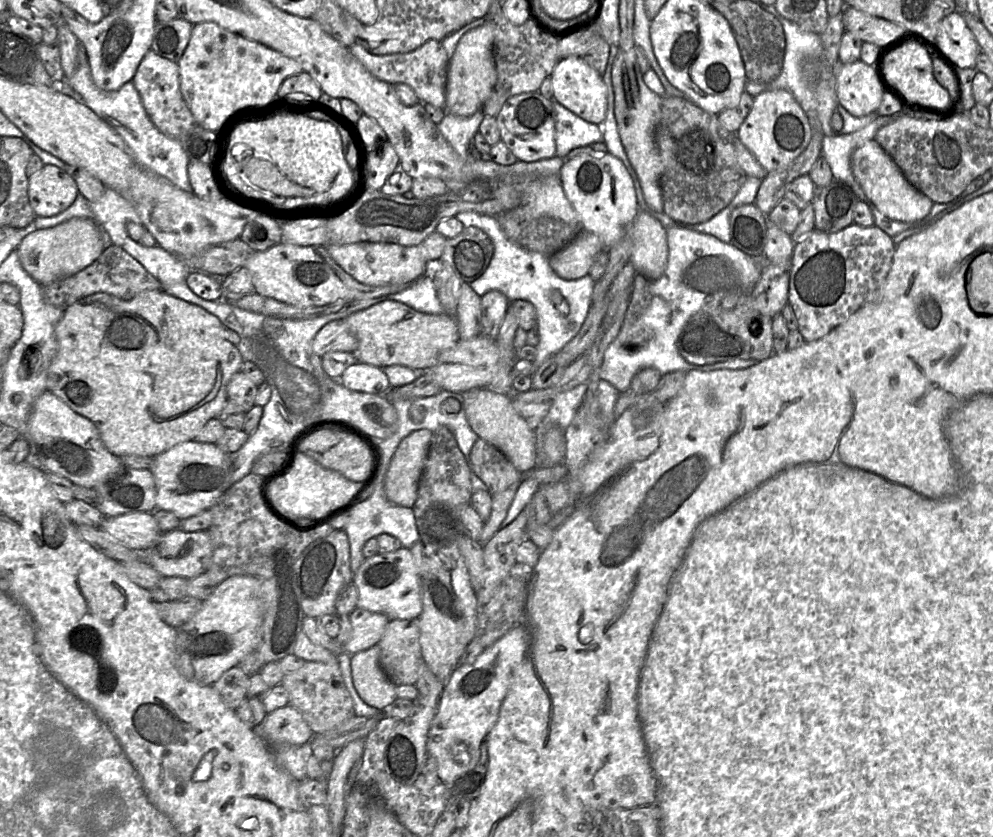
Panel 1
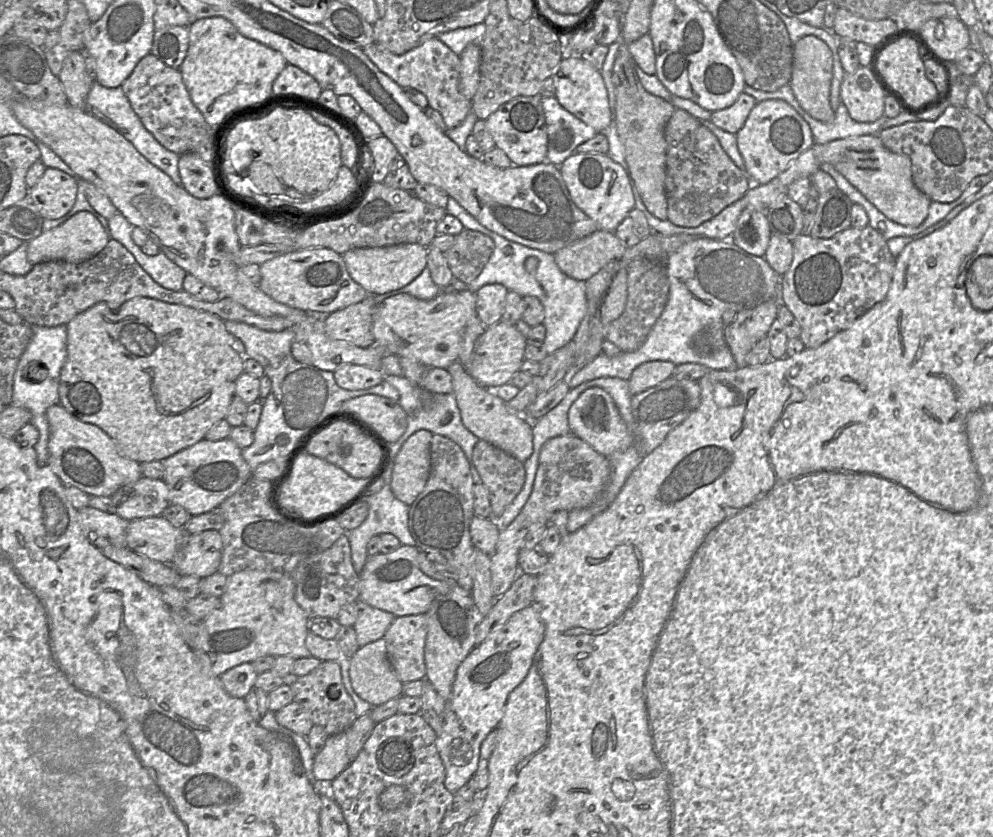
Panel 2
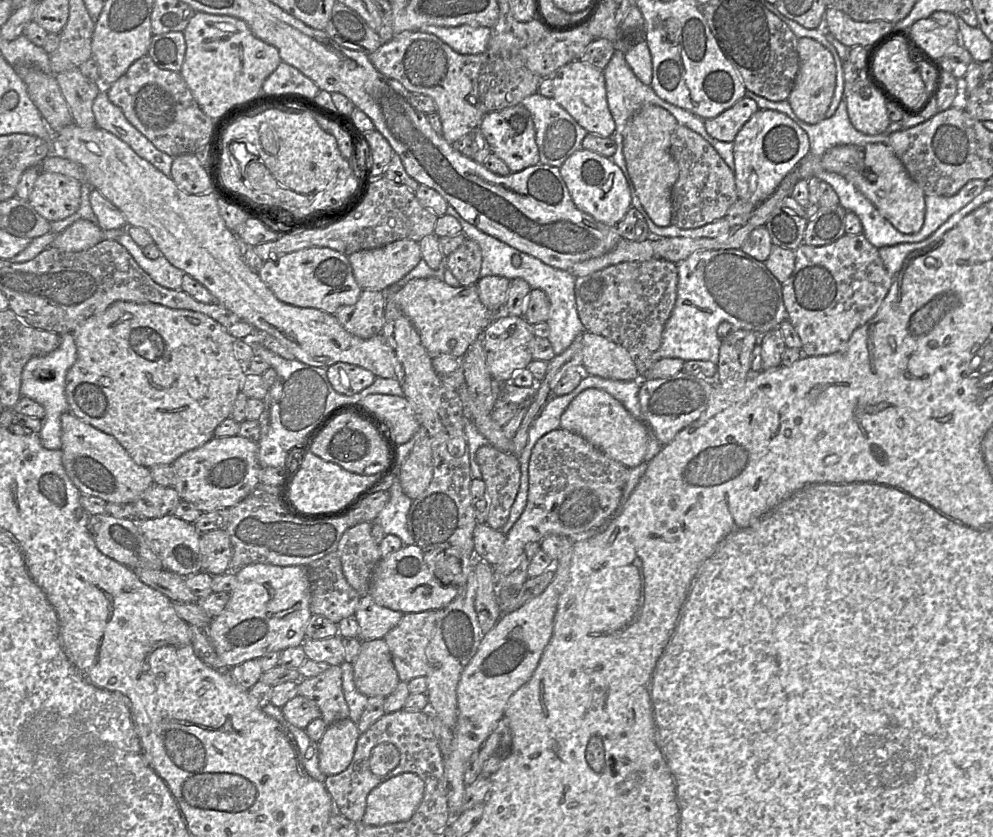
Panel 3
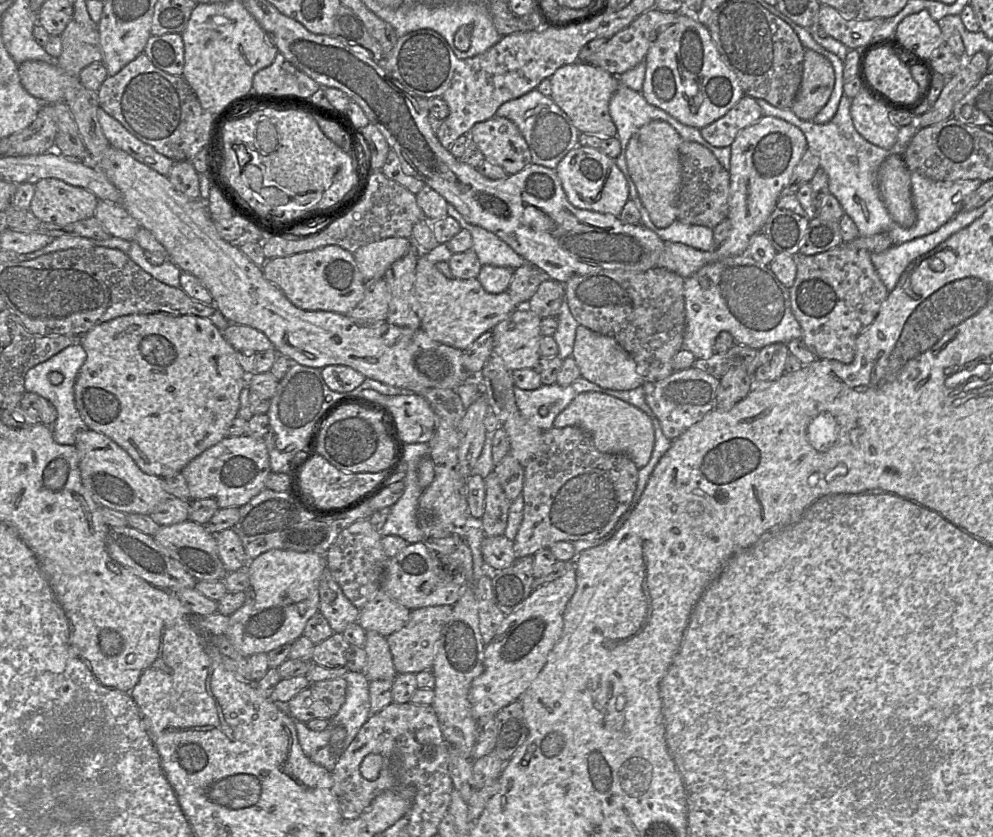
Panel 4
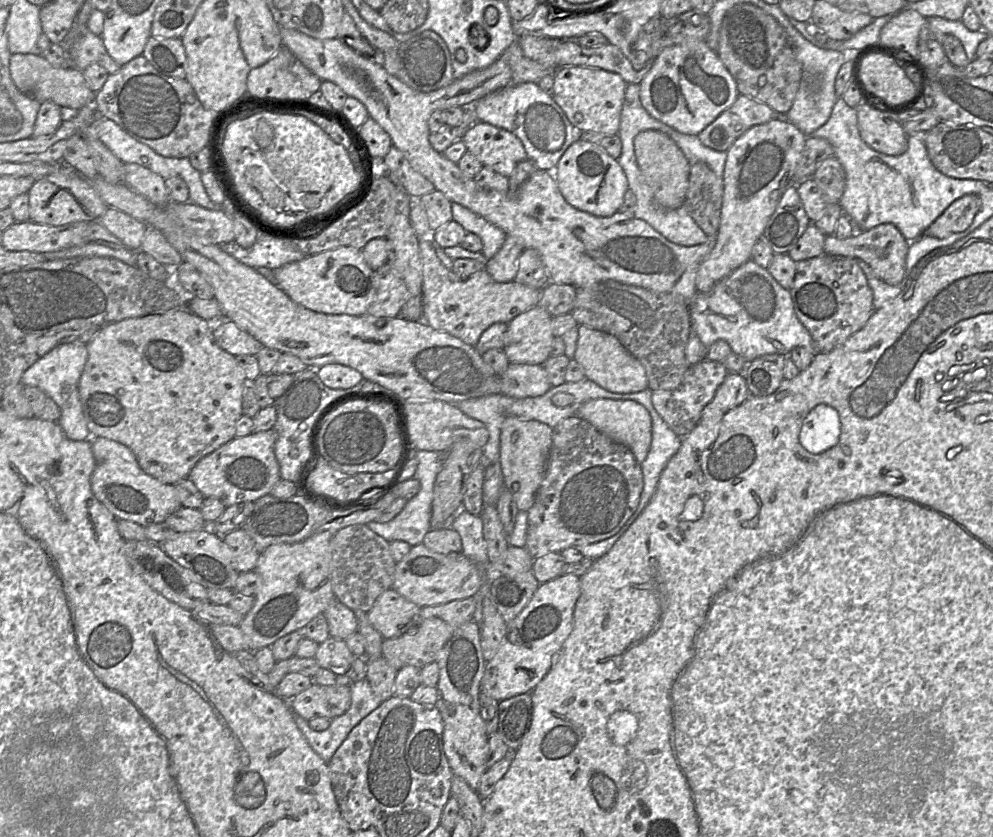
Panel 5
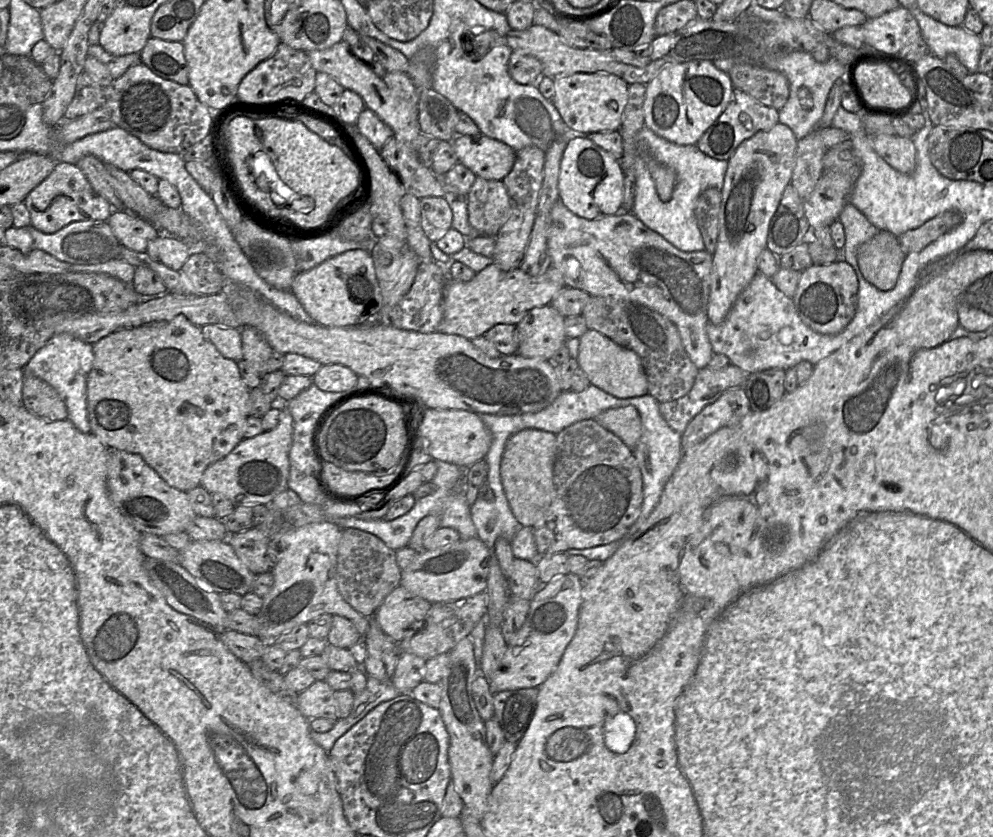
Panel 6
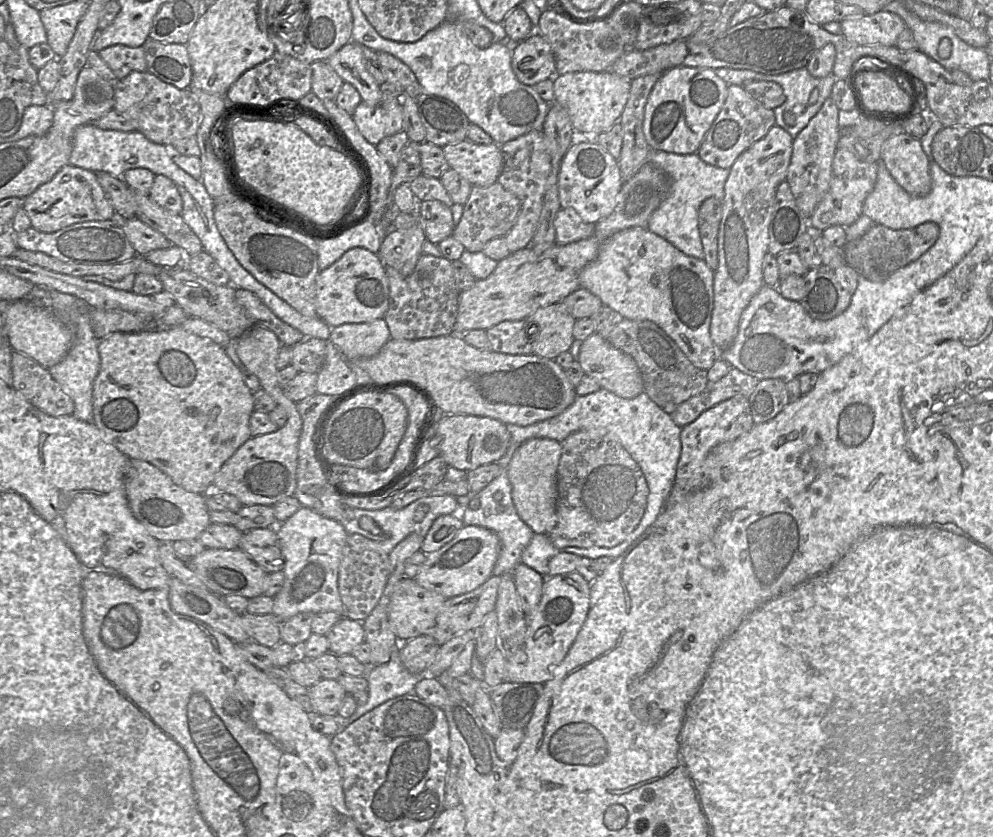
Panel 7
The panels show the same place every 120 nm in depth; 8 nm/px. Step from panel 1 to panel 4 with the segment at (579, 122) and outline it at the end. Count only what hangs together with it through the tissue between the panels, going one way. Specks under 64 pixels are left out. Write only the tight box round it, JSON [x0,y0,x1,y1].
[495,89,580,170]

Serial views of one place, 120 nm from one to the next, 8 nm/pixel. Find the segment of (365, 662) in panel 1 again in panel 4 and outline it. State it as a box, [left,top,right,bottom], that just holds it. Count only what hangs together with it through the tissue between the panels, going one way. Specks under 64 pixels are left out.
[364,631,398,681]

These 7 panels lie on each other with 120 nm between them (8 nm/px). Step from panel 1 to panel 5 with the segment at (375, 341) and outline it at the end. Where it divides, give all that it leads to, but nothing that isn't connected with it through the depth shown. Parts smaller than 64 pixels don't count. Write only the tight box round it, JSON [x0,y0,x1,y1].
[420,237,542,346]

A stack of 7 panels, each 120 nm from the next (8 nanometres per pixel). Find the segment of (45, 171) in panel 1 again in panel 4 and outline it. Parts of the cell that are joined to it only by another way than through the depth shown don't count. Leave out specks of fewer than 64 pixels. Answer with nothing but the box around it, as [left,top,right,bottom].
[29,178,99,225]

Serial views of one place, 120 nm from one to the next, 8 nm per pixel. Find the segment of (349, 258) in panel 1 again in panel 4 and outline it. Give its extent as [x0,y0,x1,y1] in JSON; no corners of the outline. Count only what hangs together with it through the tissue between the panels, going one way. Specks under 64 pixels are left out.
[354,237,412,281]

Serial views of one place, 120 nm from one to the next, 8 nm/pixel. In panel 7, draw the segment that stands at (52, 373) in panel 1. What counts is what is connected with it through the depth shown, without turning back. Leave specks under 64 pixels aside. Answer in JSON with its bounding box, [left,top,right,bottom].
[93,326,254,494]

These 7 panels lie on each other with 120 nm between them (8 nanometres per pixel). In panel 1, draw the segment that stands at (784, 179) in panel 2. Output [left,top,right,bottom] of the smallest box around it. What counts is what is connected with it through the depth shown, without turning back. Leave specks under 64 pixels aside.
[851,139,933,223]

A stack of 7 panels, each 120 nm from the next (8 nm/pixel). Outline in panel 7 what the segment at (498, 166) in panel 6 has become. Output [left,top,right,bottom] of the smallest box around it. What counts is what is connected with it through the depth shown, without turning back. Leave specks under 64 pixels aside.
[442,139,503,187]

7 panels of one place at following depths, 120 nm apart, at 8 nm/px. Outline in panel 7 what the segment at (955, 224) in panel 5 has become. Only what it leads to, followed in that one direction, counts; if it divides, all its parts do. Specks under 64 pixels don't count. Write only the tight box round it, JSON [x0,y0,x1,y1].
[843,221,939,280]

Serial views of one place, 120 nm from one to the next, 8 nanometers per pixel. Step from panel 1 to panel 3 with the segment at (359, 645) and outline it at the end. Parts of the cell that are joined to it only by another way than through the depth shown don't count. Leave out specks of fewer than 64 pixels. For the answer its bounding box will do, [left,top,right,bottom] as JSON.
[354,595,404,641]

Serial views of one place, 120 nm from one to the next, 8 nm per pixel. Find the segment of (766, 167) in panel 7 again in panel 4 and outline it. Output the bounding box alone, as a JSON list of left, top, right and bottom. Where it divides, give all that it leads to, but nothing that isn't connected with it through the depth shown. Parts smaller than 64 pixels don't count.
[656,116,808,279]

